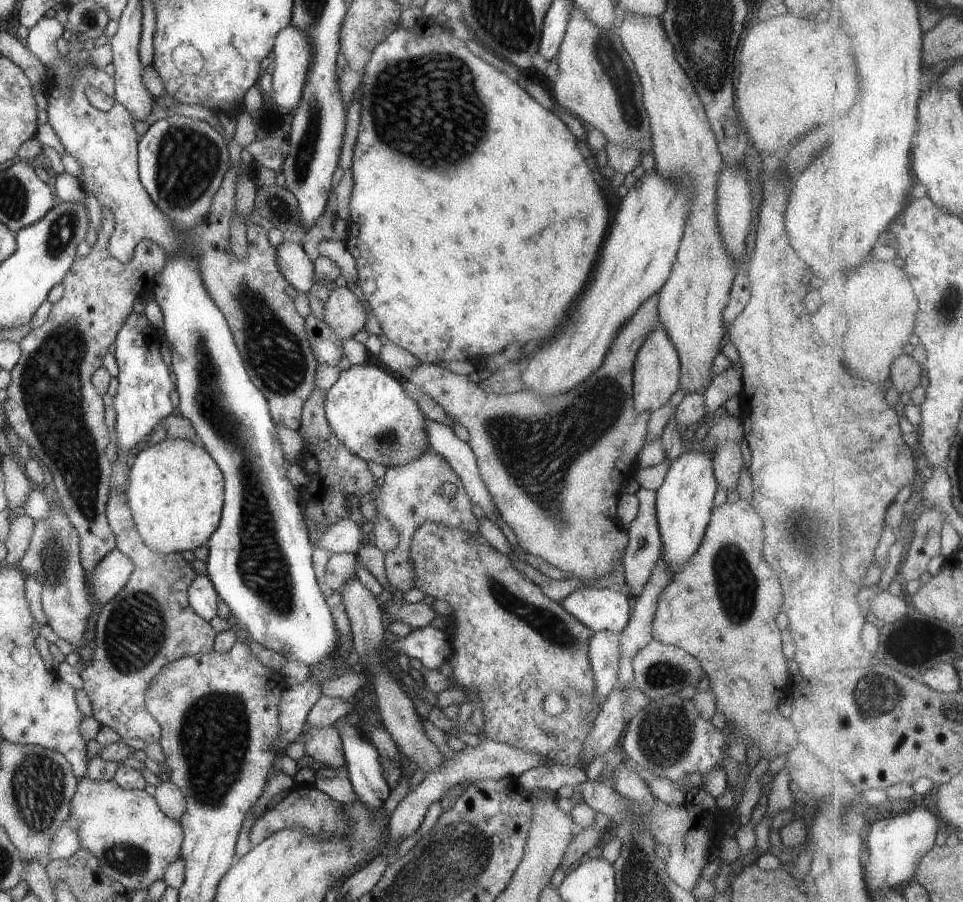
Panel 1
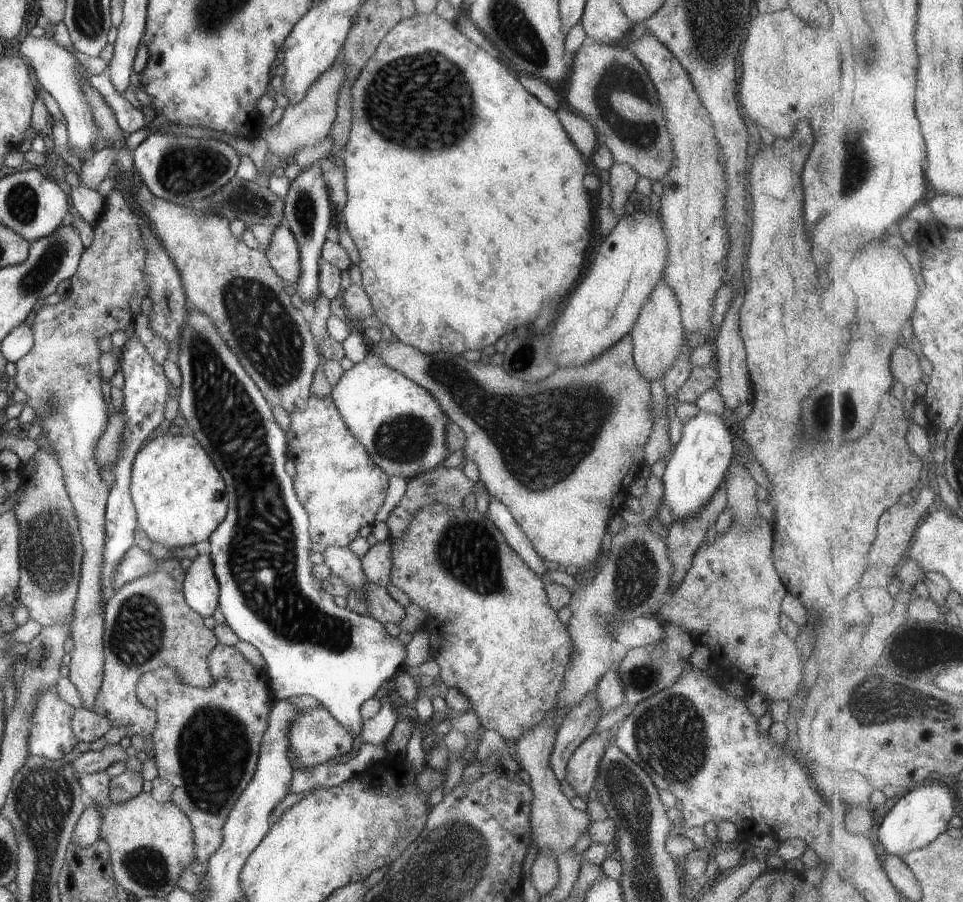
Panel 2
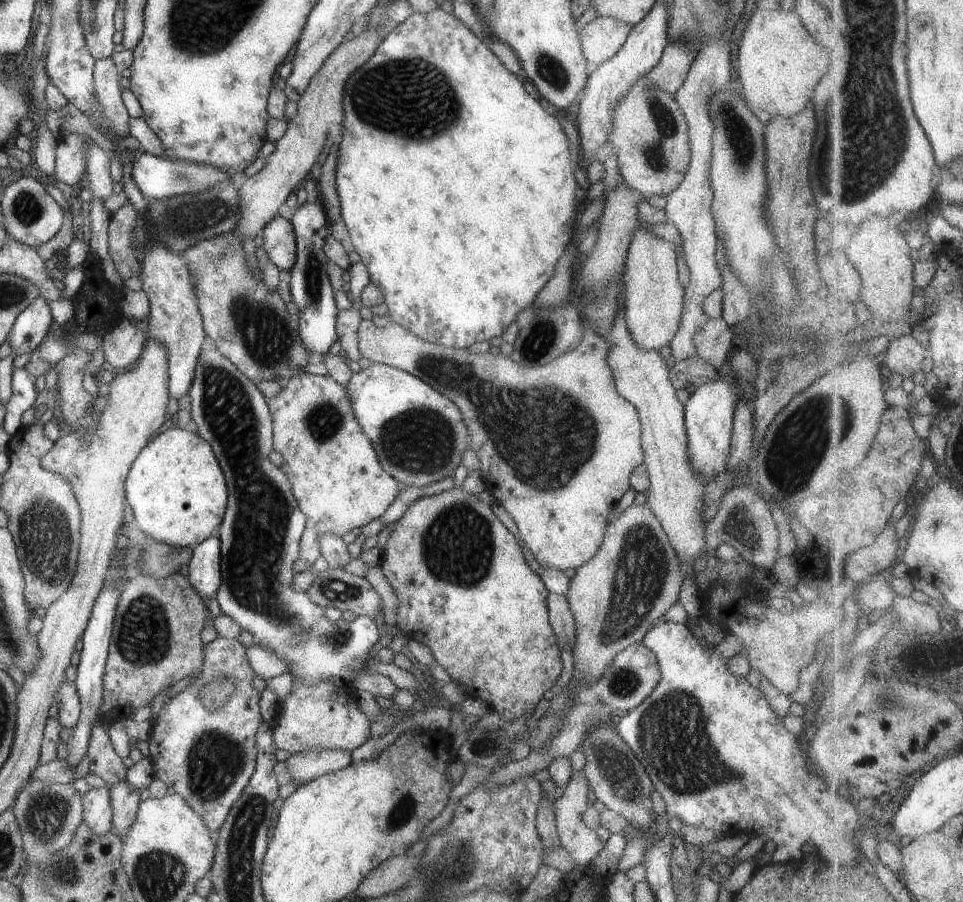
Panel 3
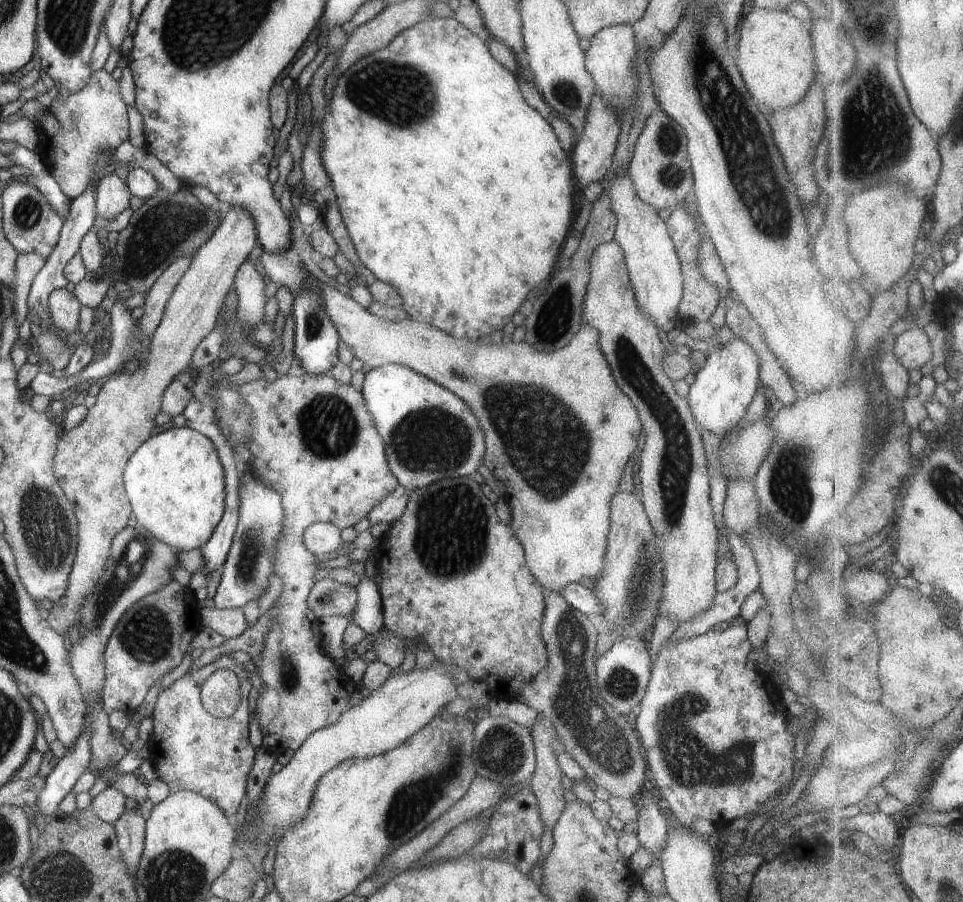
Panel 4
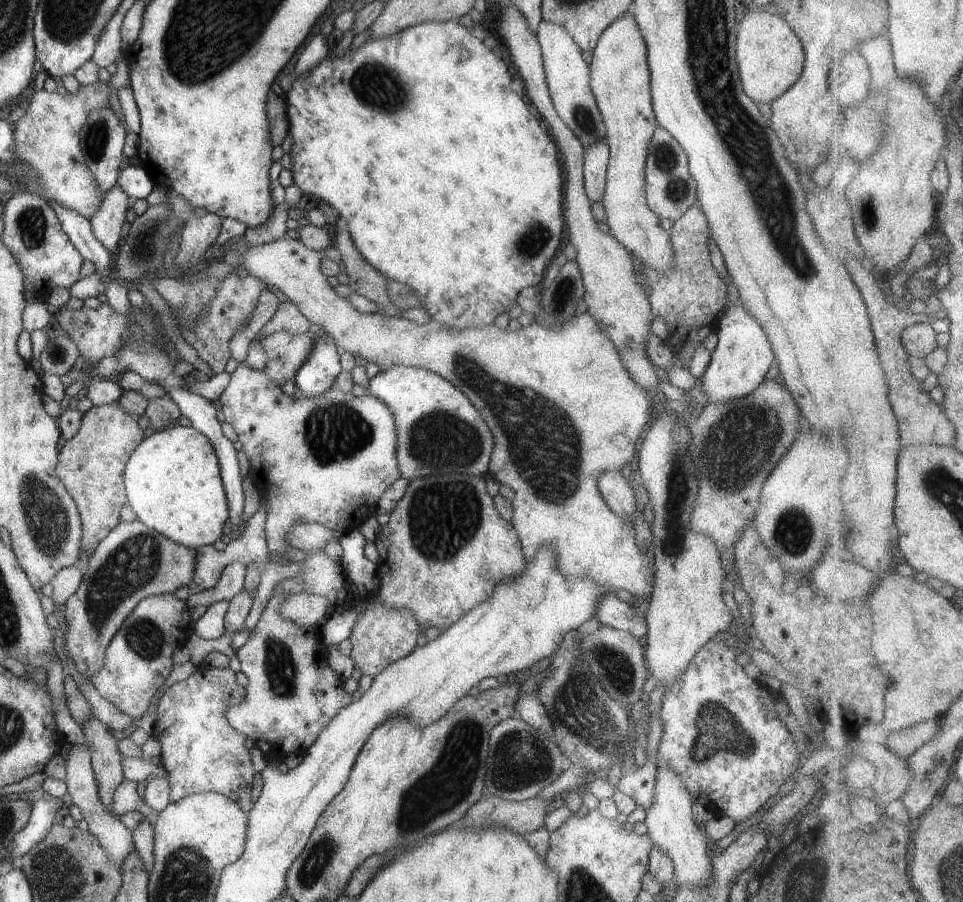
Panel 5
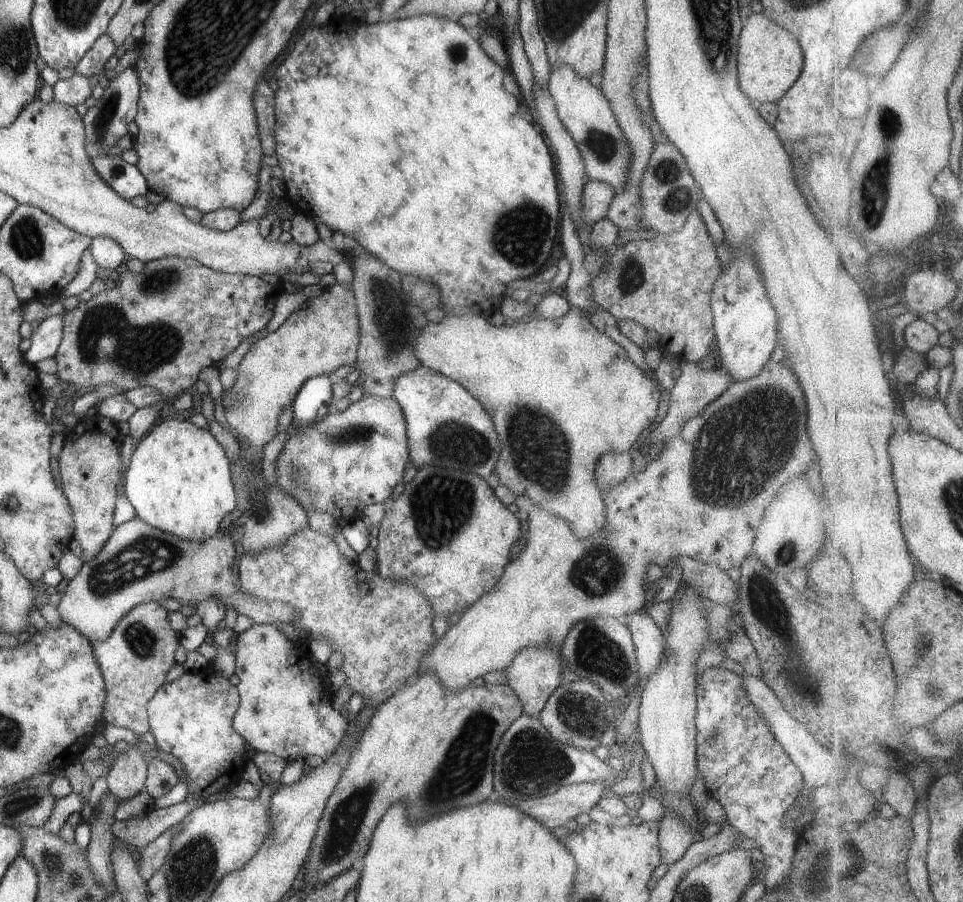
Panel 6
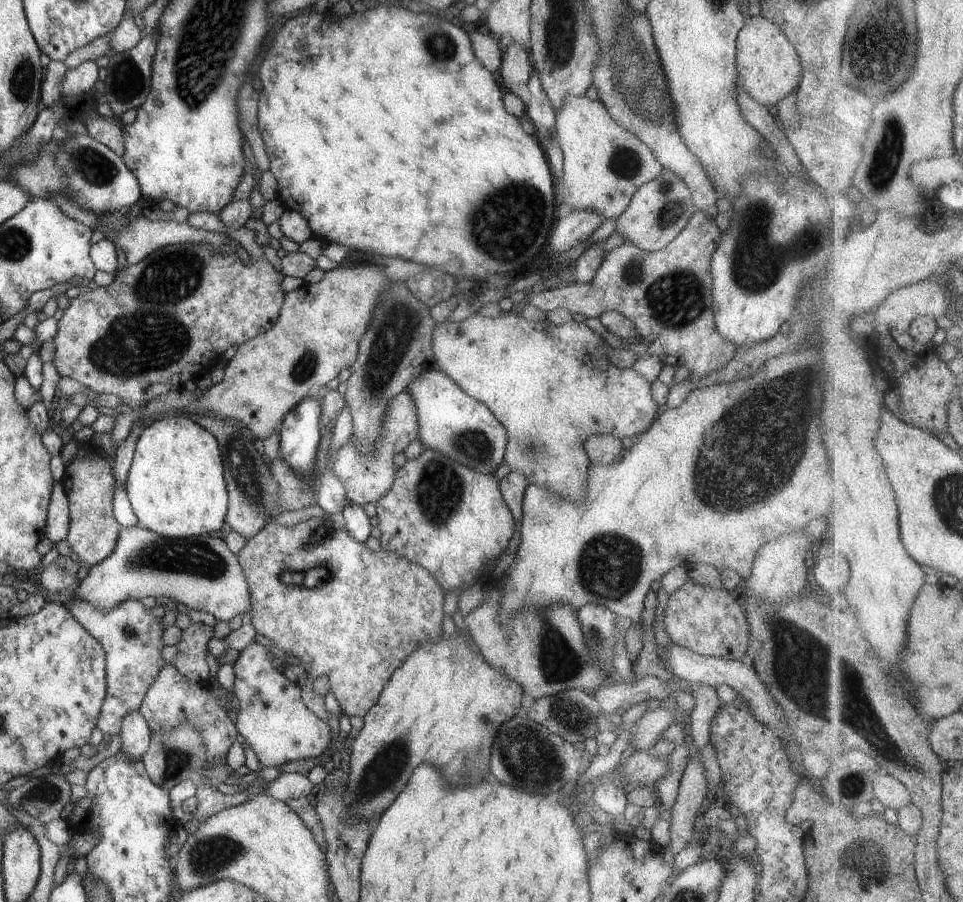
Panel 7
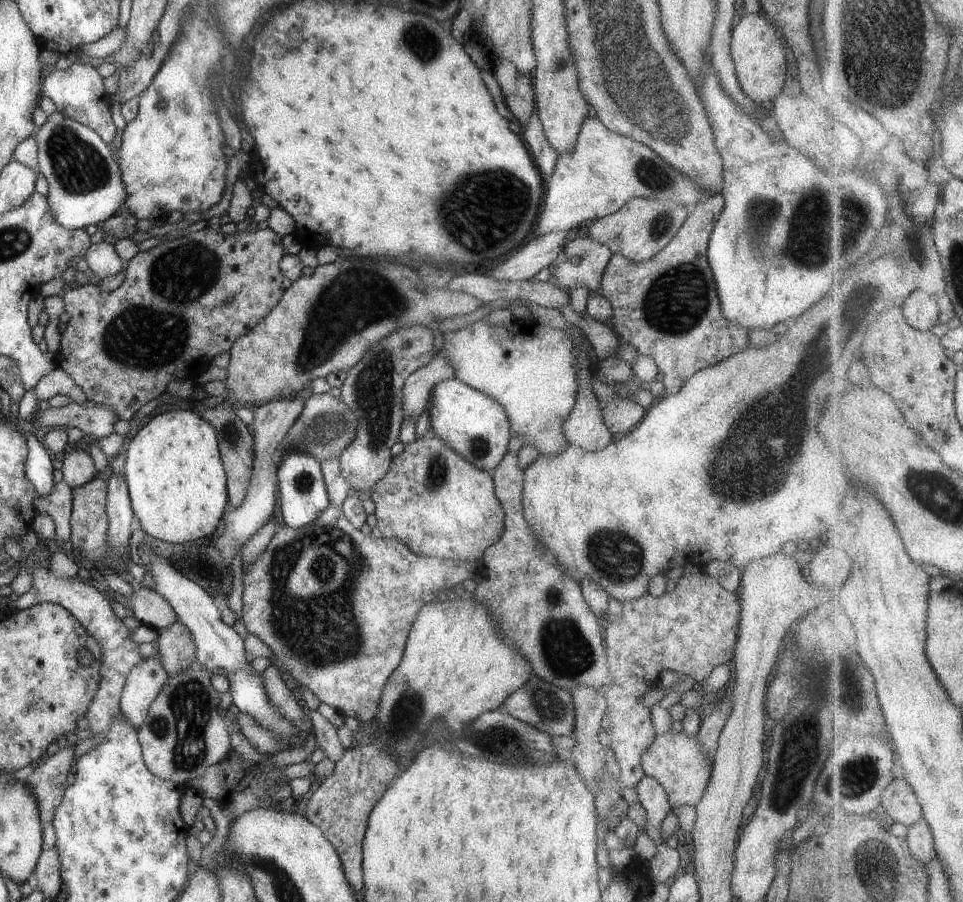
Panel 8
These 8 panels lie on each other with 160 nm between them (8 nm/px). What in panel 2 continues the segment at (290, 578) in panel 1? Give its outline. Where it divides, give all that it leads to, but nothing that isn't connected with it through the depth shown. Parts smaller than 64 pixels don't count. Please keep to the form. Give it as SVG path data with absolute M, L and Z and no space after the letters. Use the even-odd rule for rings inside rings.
M187 305L184 319L182 320L180 331L178 332L178 350L174 357L179 368L181 377L180 387L177 389L178 410L186 420L187 430L191 430L194 439L202 446L208 457L213 461L215 468L221 475L225 483L225 495L228 499L228 507L217 528L208 536L209 551L207 552L212 560L212 569L214 577L218 584L218 606L221 614L224 616L229 628L238 636L238 640L249 642L251 646L257 648L263 660L265 668L263 670L270 690L272 703L287 699L289 696L299 696L308 694L316 698L327 712L351 735L353 742L360 736L362 727L362 716L360 715L360 706L364 700L373 697L377 688L383 680L388 680L395 673L400 671L405 662L405 647L397 637L389 636L383 624L373 620L367 615L358 615L345 607L337 607L333 603L333 597L327 594L321 586L322 581L312 575L312 563L308 557L311 546L311 539L308 533L308 514L297 500L292 478L287 475L283 469L283 464L287 462L287 447L284 432L275 422L271 404L263 398L257 385L251 380L251 377L245 372L241 363L237 360L233 351L225 344L221 335L214 327L213 321L204 312L193 309Z

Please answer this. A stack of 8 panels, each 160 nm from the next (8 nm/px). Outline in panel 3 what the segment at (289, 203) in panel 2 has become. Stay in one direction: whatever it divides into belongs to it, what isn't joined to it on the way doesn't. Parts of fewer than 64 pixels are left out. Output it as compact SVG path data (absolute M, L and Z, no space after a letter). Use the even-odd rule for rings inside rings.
M316 198L312 202L305 201L297 204L290 223L296 242L296 253L293 266L289 270L291 305L296 308L298 331L301 342L309 352L327 355L332 342L337 339L335 330L335 317L338 311L333 299L334 292L326 273L329 262L322 246L324 238L329 234L329 220L324 213L321 201Z

